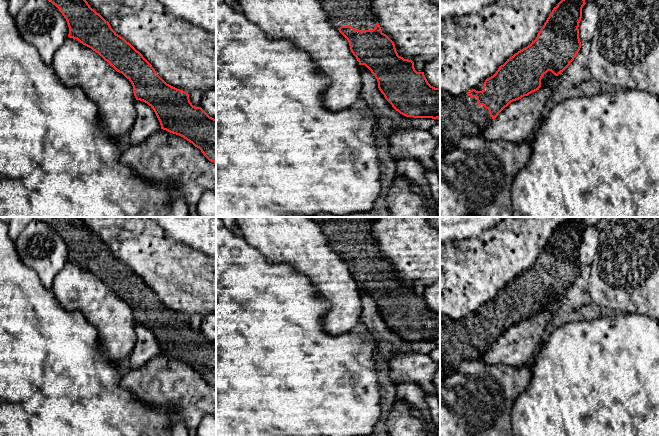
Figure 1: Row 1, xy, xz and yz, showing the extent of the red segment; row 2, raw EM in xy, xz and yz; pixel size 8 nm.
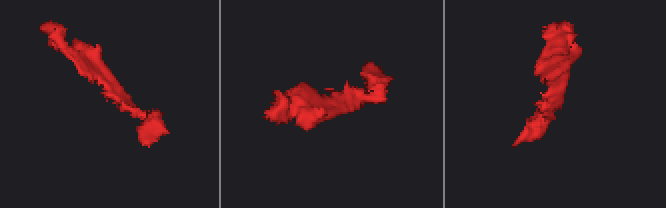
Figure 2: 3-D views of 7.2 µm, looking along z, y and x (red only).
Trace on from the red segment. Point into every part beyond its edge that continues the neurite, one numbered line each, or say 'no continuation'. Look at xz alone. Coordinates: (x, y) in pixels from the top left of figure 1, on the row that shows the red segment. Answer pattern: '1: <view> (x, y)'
1: xz (358, 14)

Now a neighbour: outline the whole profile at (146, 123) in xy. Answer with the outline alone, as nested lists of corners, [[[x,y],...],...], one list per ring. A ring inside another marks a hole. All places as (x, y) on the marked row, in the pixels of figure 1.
[[[136,100],[135,108],[136,118],[129,132],[131,145],[143,142],[161,129],[160,122],[151,106],[143,101]]]

